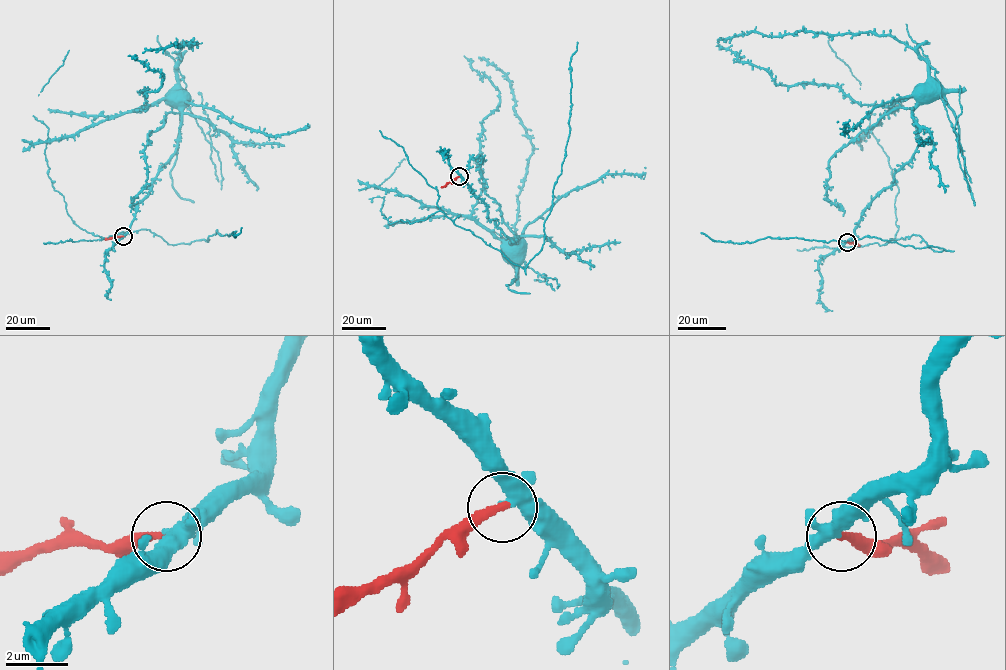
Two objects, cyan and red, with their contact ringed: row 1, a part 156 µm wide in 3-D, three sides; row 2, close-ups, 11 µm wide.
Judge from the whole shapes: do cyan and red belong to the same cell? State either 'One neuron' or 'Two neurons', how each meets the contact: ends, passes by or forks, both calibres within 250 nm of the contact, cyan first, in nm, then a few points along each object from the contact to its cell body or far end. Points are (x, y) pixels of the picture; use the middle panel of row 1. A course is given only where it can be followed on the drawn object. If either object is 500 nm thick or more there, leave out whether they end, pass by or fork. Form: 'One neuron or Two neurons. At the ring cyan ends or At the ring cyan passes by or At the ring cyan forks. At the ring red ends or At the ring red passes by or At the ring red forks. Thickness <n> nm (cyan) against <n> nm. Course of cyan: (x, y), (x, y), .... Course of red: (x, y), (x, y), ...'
Two neurons. At the ring cyan forks. At the ring red ends. Thickness 360 nm (cyan) against 280 nm. Course of cyan: (459, 176), (486, 205), (487, 217), (505, 235), (513, 241), (517, 236), (519, 240), (523, 239), (514, 243). Course of red: (459, 176), (441, 188)

